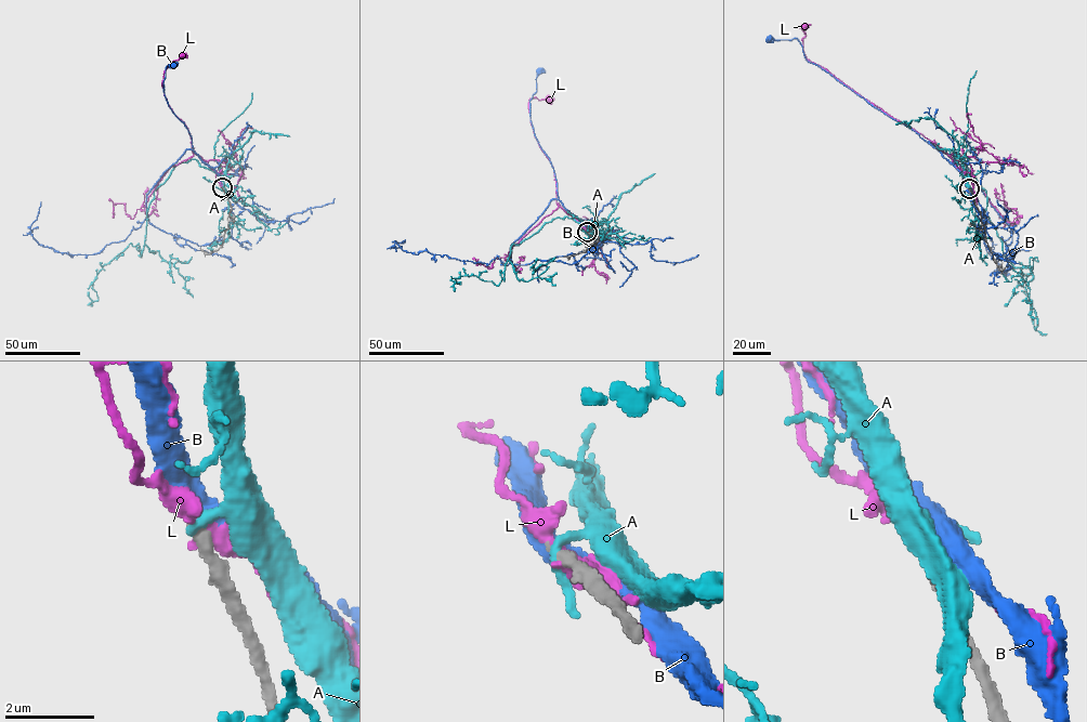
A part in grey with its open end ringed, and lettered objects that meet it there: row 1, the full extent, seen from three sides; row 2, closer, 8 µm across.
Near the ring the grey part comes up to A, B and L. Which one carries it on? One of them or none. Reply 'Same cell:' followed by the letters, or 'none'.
Same cell: none

